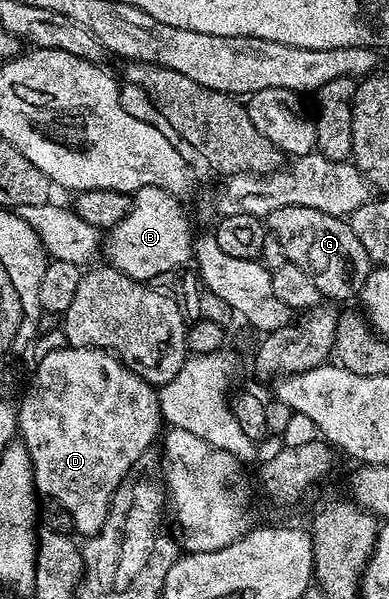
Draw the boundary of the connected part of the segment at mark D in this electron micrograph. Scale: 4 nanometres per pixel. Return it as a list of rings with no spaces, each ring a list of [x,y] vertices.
[[[63,346],[56,347],[53,351],[48,351],[41,357],[40,364],[37,365],[36,372],[33,373],[32,380],[28,383],[28,392],[25,393],[24,400],[18,403],[18,435],[29,451],[30,461],[33,463],[33,481],[37,492],[41,496],[49,495],[54,502],[61,503],[64,506],[65,513],[72,518],[73,525],[81,531],[81,536],[87,537],[97,535],[102,529],[118,485],[128,476],[129,469],[151,448],[148,446],[155,439],[157,442],[158,436],[162,431],[160,396],[157,388],[146,382],[142,377],[138,377],[138,373],[134,373],[130,368],[126,367],[123,361],[117,359],[112,352],[103,351],[101,347]]]

